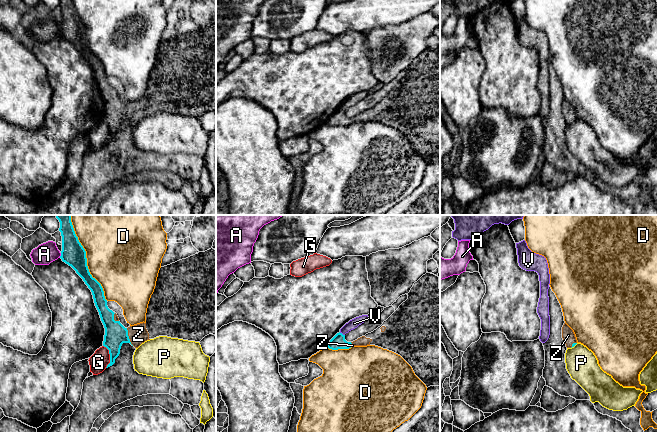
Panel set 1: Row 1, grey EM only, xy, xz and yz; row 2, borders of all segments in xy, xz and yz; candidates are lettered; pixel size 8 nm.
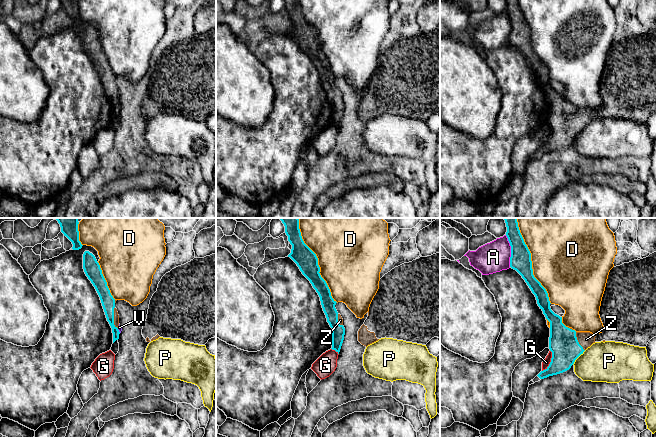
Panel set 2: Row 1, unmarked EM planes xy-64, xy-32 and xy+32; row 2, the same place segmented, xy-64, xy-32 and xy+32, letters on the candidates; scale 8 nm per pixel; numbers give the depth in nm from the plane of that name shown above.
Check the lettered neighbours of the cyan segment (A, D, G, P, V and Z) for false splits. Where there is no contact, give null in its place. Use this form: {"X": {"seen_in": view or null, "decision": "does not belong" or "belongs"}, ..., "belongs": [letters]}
{"A": {"seen_in": "xy", "decision": "does not belong"}, "D": {"seen_in": "xy", "decision": "does not belong"}, "G": {"seen_in": "xy", "decision": "does not belong"}, "P": {"seen_in": "yz", "decision": "does not belong"}, "V": {"seen_in": "xz", "decision": "does not belong"}, "Z": {"seen_in": "xy", "decision": "belongs"}, "belongs": ["Z"]}

